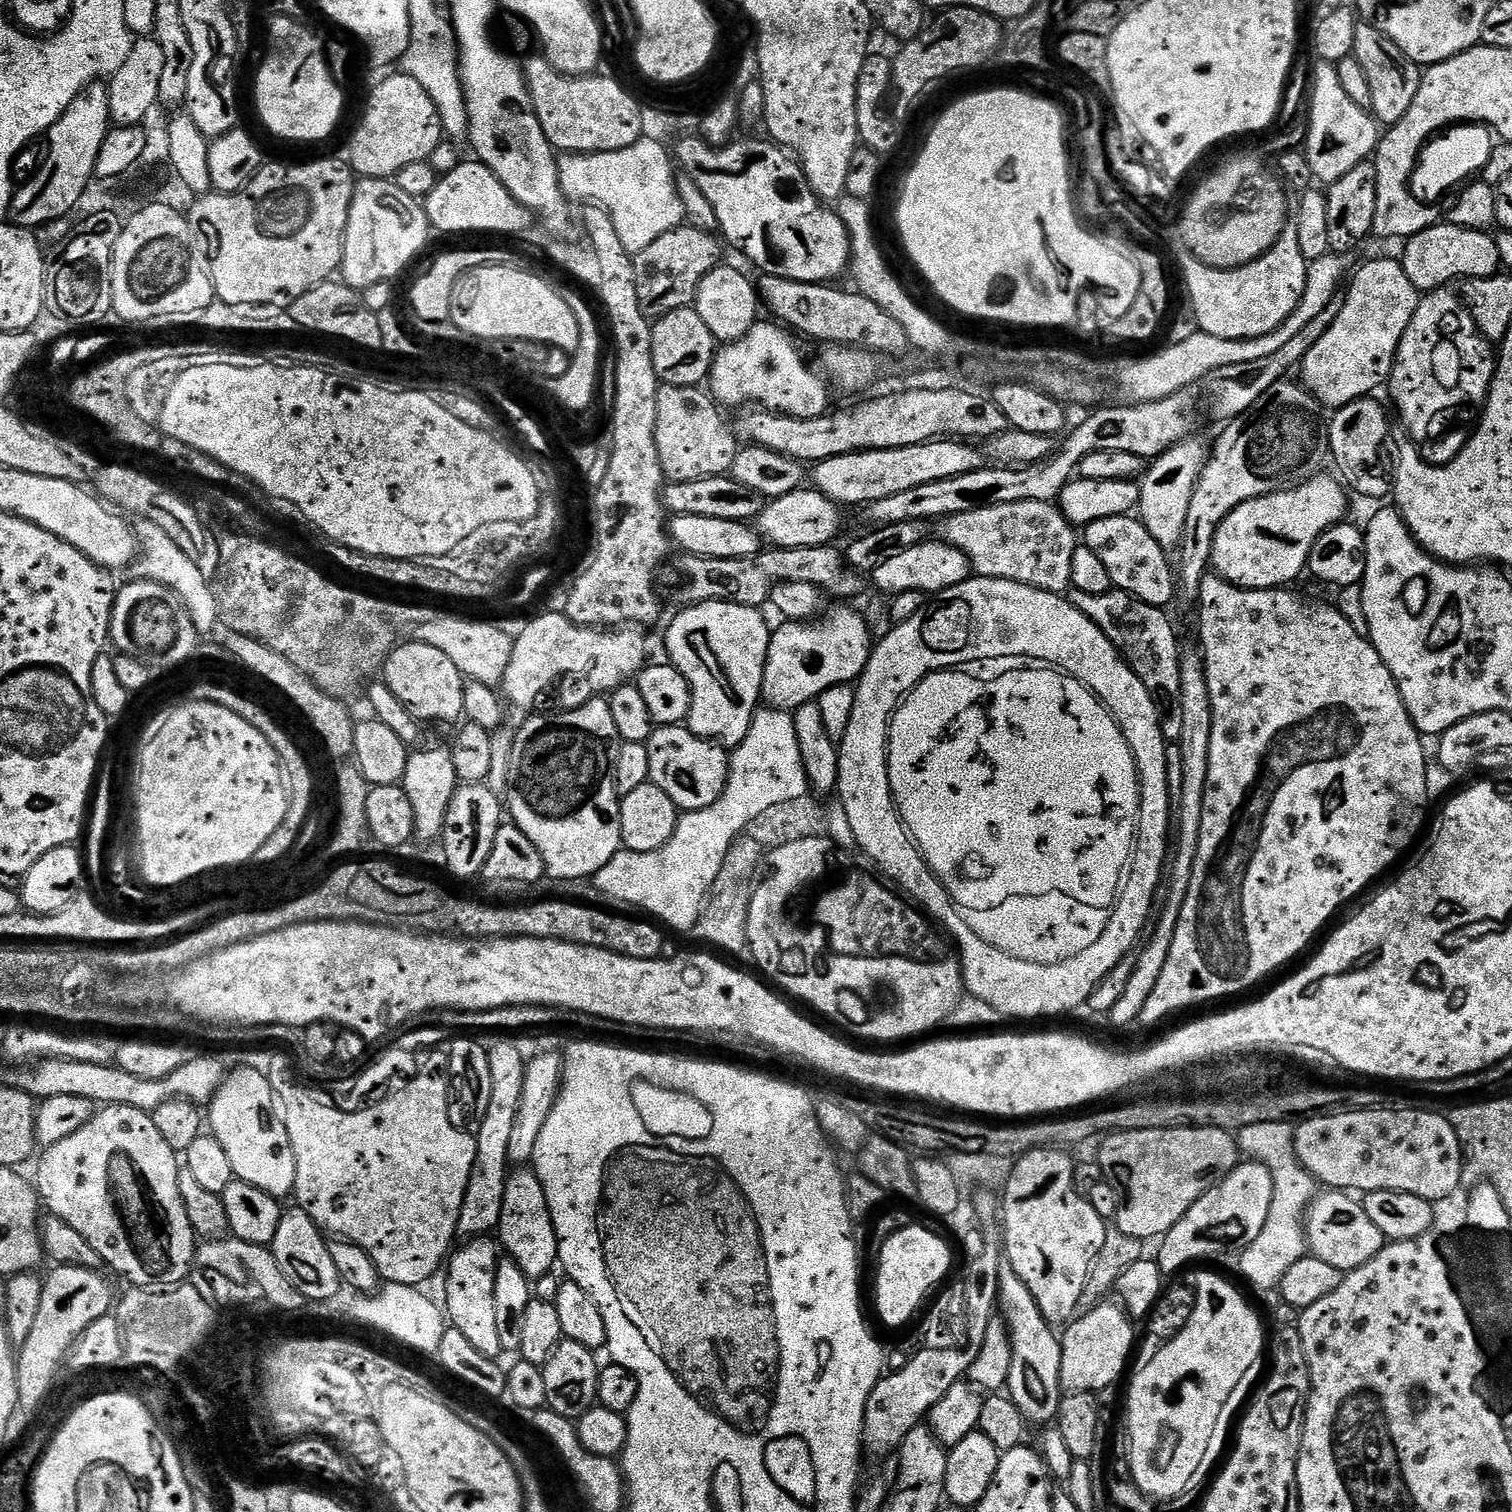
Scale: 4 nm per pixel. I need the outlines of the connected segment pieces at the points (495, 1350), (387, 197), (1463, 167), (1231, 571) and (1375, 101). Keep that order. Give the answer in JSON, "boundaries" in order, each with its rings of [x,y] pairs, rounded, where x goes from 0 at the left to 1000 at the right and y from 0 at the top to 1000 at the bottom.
{"boundaries":[[[[319,817],[310,819],[307,821],[304,826],[302,825],[296,831],[295,841],[296,839],[296,845],[294,847],[294,860],[292,859],[292,862],[295,866],[295,870],[298,878],[302,878],[310,886],[311,890],[313,890],[313,893],[316,893],[316,896],[321,896],[328,898],[331,896],[331,888],[329,888],[329,874],[327,867],[327,845],[328,845],[329,835],[329,830],[328,831],[329,823],[327,819],[323,819],[325,819]]],[[[239,118],[233,126],[233,136],[228,155],[228,170],[225,174],[227,187],[240,192],[248,187],[261,186],[261,183],[283,161],[284,149],[278,133],[266,128],[259,118]]],[[[978,81],[958,84],[947,92],[940,94],[939,99],[937,99],[937,104],[935,104],[935,112],[931,124],[935,134],[950,135],[954,127],[959,126],[960,124],[962,125],[972,118],[976,117],[983,108],[987,96],[987,87]]],[[[883,314],[881,315],[867,315],[857,323],[821,332],[821,335],[816,337],[803,353],[801,375],[804,380],[819,389],[854,387],[854,384],[858,383],[862,376],[864,378],[866,375],[865,367],[873,354],[878,349],[890,346],[892,326],[890,321]]],[[[904,15],[897,15],[896,22],[895,38],[899,41],[903,49],[906,57],[908,77],[916,84],[924,82],[933,71],[935,63],[938,61],[940,44],[936,42],[926,31],[918,26],[907,16]]]]}

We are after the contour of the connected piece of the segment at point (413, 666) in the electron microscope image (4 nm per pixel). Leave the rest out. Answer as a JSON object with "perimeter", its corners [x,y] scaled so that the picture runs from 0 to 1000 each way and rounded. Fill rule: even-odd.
{"perimeter":[[[277,425],[265,425],[260,429],[253,442],[253,452],[270,468],[270,471],[276,477],[280,476],[302,476],[307,472],[307,450],[308,448],[292,433],[292,430],[287,430],[287,427],[282,427]]]}

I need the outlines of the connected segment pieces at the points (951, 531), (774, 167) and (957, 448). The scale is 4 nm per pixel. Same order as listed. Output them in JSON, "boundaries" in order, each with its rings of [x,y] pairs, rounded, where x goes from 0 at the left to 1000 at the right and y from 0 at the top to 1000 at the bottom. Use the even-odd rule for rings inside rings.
{"boundaries":[[[[665,332],[663,335],[655,335],[649,337],[642,337],[639,340],[624,342],[622,348],[621,356],[636,364],[636,366],[639,366],[639,369],[643,372],[643,378],[645,380],[663,382],[699,393],[707,391],[708,372],[713,362],[713,352],[698,333]]],[[[458,89],[446,98],[446,106],[470,134],[479,161],[492,167],[505,182],[536,188],[552,186],[563,174],[559,147],[538,126],[528,108],[517,96],[506,93],[486,92],[474,98]]],[[[620,290],[607,295],[572,296],[571,299],[554,300],[552,303],[542,305],[538,309],[540,310],[538,312],[536,310],[536,317],[538,317],[536,319],[539,325],[553,333],[573,335],[583,332],[583,329],[589,329],[591,327],[612,321],[614,319],[623,319],[623,316],[634,316],[634,313],[642,313],[651,309],[651,307],[650,298],[644,293],[635,290]]]]}

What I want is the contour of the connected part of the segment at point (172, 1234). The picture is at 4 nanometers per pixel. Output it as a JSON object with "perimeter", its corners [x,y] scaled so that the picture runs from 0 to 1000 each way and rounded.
{"perimeter":[[[68,731],[54,747],[38,755],[38,758],[28,760],[26,765],[22,785],[28,798],[31,801],[32,799],[36,806],[52,813],[52,816],[65,827],[72,839],[74,838],[78,843],[83,844],[85,850],[94,853],[111,853],[125,846],[127,834],[130,833],[131,818],[126,811],[118,787],[120,770],[116,761],[110,756],[110,753],[107,753],[104,745],[102,745],[99,736],[89,731]]]}

